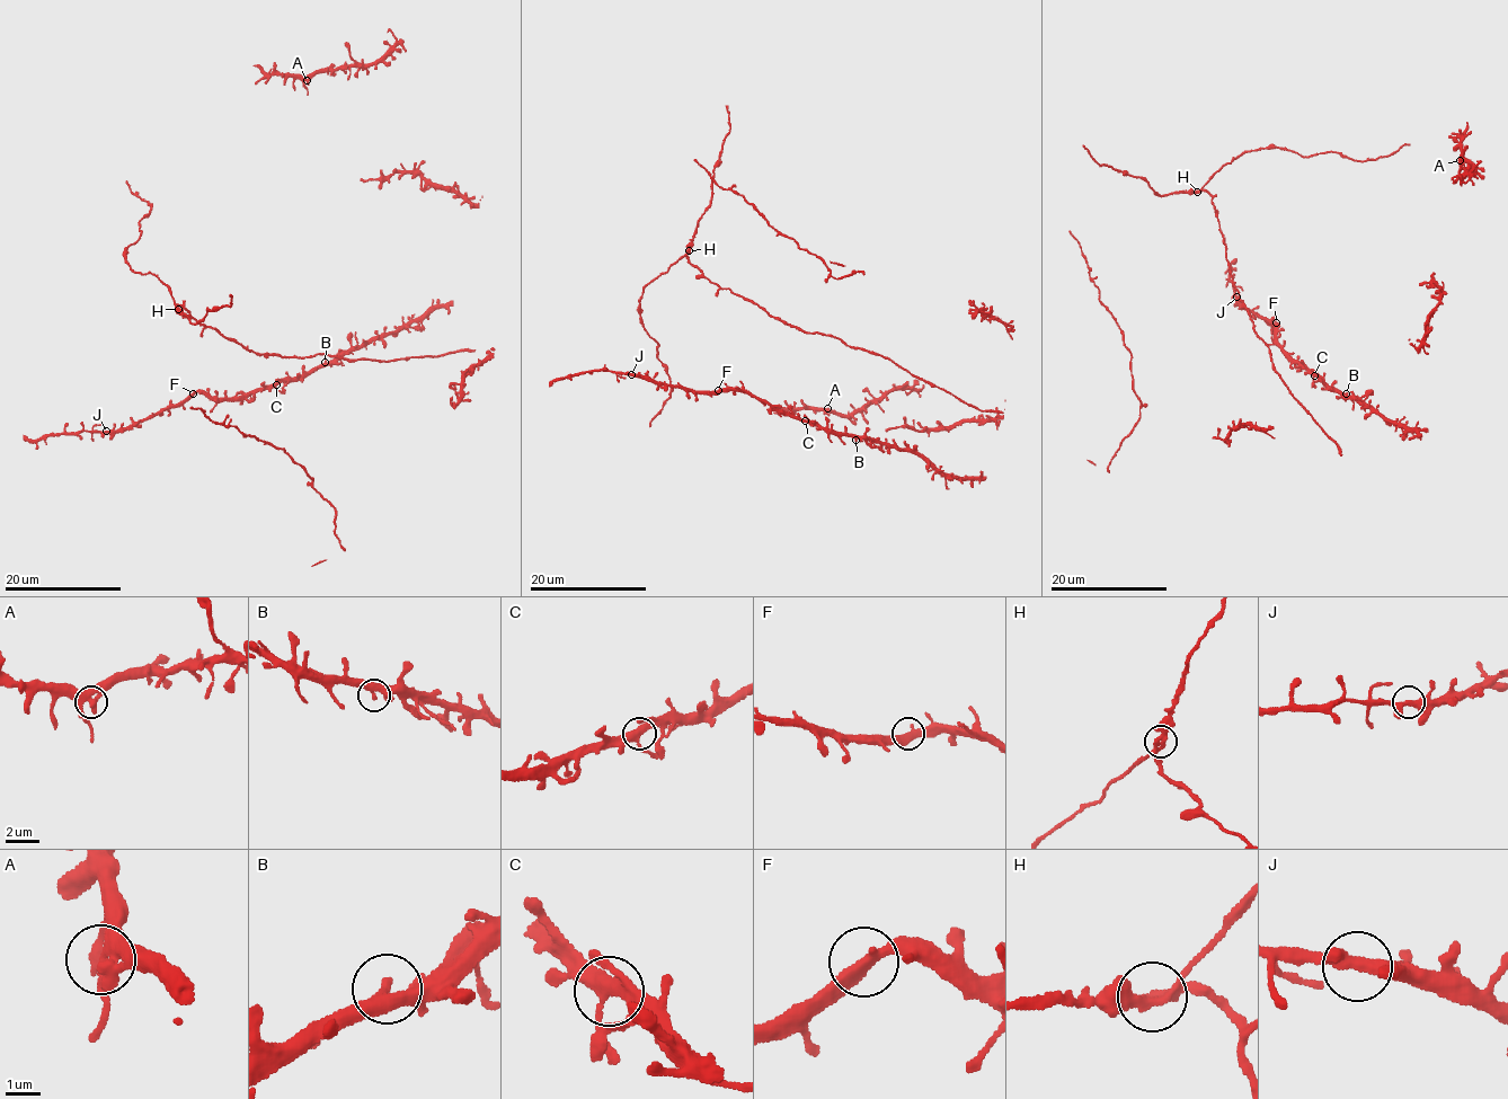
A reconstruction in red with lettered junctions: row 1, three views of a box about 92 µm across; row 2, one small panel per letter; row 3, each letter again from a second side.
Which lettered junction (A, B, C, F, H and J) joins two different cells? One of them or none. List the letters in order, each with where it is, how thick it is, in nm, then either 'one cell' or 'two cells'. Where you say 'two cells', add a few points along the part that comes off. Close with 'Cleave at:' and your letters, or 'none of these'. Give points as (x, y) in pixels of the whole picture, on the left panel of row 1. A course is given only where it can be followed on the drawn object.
A: place (307, 80); calibre 300 nm; one cell
B: place (325, 362); calibre 340 nm; one cell
C: place (276, 384); calibre 320 nm; one cell
F: place (193, 393); calibre 400 nm; one cell
H: place (178, 309); calibre 320 nm; two cells; course (177, 309), (159, 278), (133, 271), (126, 260), (124, 248), (138, 240), (139, 220), (151, 206), (126, 180)
J: place (106, 431); calibre 320 nm; one cell
Cleave at: H

